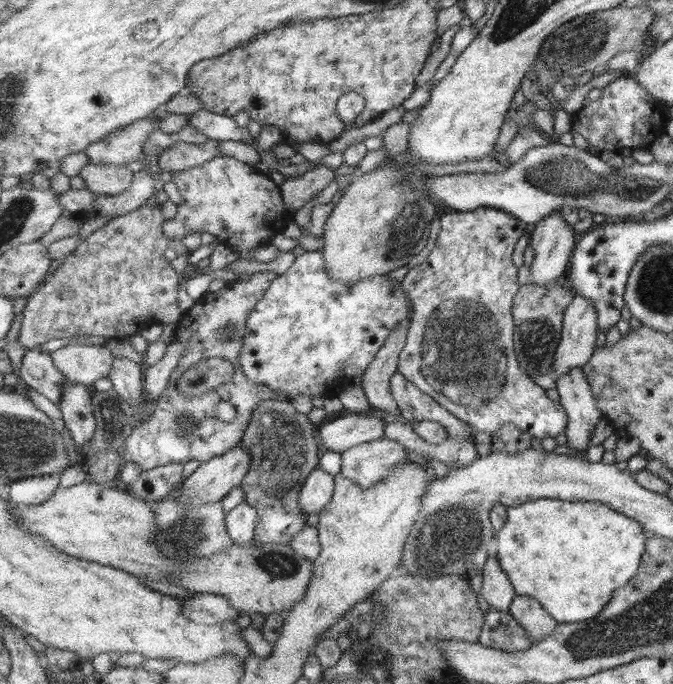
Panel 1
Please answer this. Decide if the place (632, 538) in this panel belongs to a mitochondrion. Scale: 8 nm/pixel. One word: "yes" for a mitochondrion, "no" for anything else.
no

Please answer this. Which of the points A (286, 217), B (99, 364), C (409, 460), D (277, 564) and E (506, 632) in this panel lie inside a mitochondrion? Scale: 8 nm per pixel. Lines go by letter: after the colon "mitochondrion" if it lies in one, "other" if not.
A: other
B: other
C: other
D: mitochondrion
E: mitochondrion

